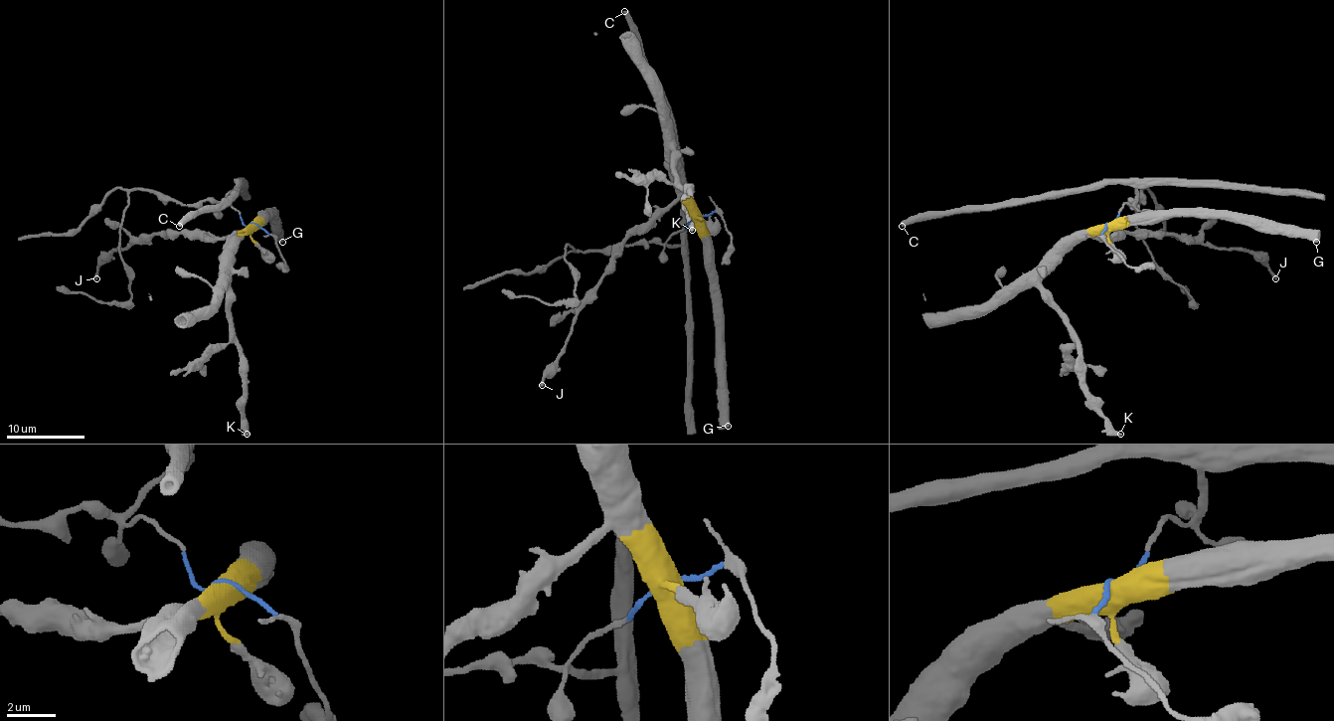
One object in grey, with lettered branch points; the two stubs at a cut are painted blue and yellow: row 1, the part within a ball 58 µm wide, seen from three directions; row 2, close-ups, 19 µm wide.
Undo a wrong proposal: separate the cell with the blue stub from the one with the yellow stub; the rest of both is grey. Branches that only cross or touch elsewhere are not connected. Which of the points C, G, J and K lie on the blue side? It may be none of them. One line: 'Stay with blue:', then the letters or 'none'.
Stay with blue: C

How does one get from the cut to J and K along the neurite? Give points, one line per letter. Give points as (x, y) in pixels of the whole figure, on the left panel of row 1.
J: (251, 225), (234, 236), (194, 238), (153, 234), (127, 248), (119, 248), (98, 268), (96, 279)
K: (251, 225), (234, 248), (228, 281), (228, 316), (232, 336), (238, 342), (244, 429), (248, 434)

